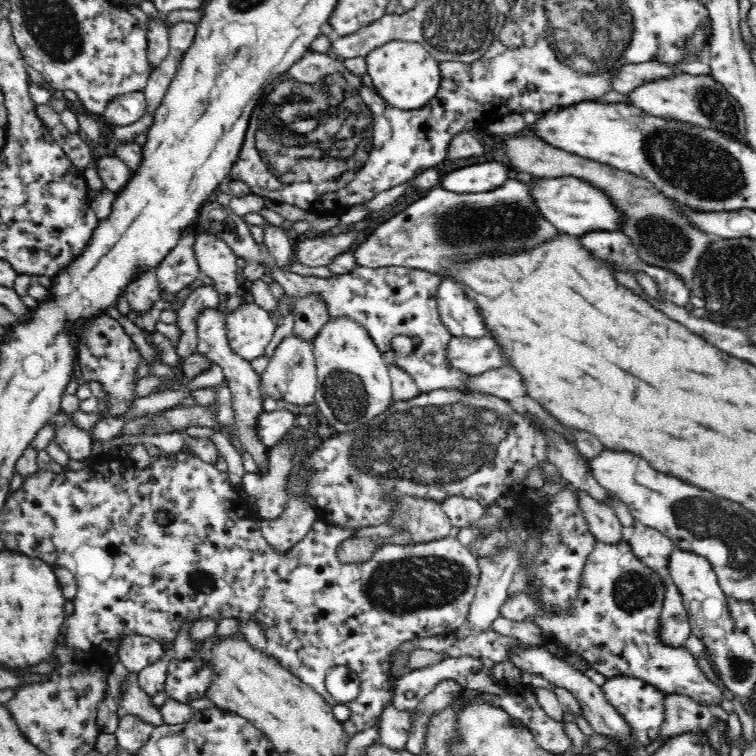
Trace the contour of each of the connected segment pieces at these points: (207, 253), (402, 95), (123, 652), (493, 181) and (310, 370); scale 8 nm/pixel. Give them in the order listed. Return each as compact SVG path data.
M199 230L197 232L194 252L199 270L203 276L210 276L218 289L221 304L217 310L226 310L227 299L235 294L240 284L238 279L240 269L236 265L239 256L220 238Z
M391 40L368 53L368 74L374 80L376 92L388 105L402 110L416 110L426 106L438 94L442 73L440 63L417 42Z
M136 632L122 635L118 639L116 652L127 671L136 673L167 656L163 643Z
M500 162L474 164L468 168L460 168L443 176L441 184L445 190L457 194L484 193L497 190L508 180L508 166Z
M296 334L284 337L270 356L267 367L258 375L260 376L260 390L264 398L270 397L278 404L282 401L296 405L308 405L315 402L317 368L311 341L308 339Z

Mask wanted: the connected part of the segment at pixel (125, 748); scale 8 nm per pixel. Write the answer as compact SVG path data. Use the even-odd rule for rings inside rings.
M121 712L115 735L118 747L124 755L134 755L148 742L155 726L136 714Z

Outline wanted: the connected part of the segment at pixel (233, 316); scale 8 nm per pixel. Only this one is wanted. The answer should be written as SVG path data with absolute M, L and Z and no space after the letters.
M252 300L226 317L226 333L232 351L249 361L264 354L274 338L276 326L270 312Z

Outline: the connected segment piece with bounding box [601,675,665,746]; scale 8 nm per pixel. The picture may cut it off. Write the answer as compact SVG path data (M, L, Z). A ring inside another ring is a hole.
M618 675L607 680L601 687L611 706L614 706L620 714L634 727L636 739L646 746L650 744L659 733L660 725L664 721L664 693L656 690L645 681L638 678Z

